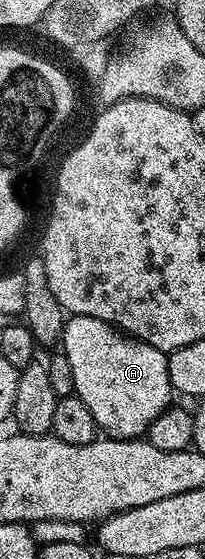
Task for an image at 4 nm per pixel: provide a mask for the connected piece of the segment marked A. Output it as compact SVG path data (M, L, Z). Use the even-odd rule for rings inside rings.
M71 316L64 324L62 354L74 373L74 393L110 439L139 439L174 399L168 355L124 334L106 321Z

